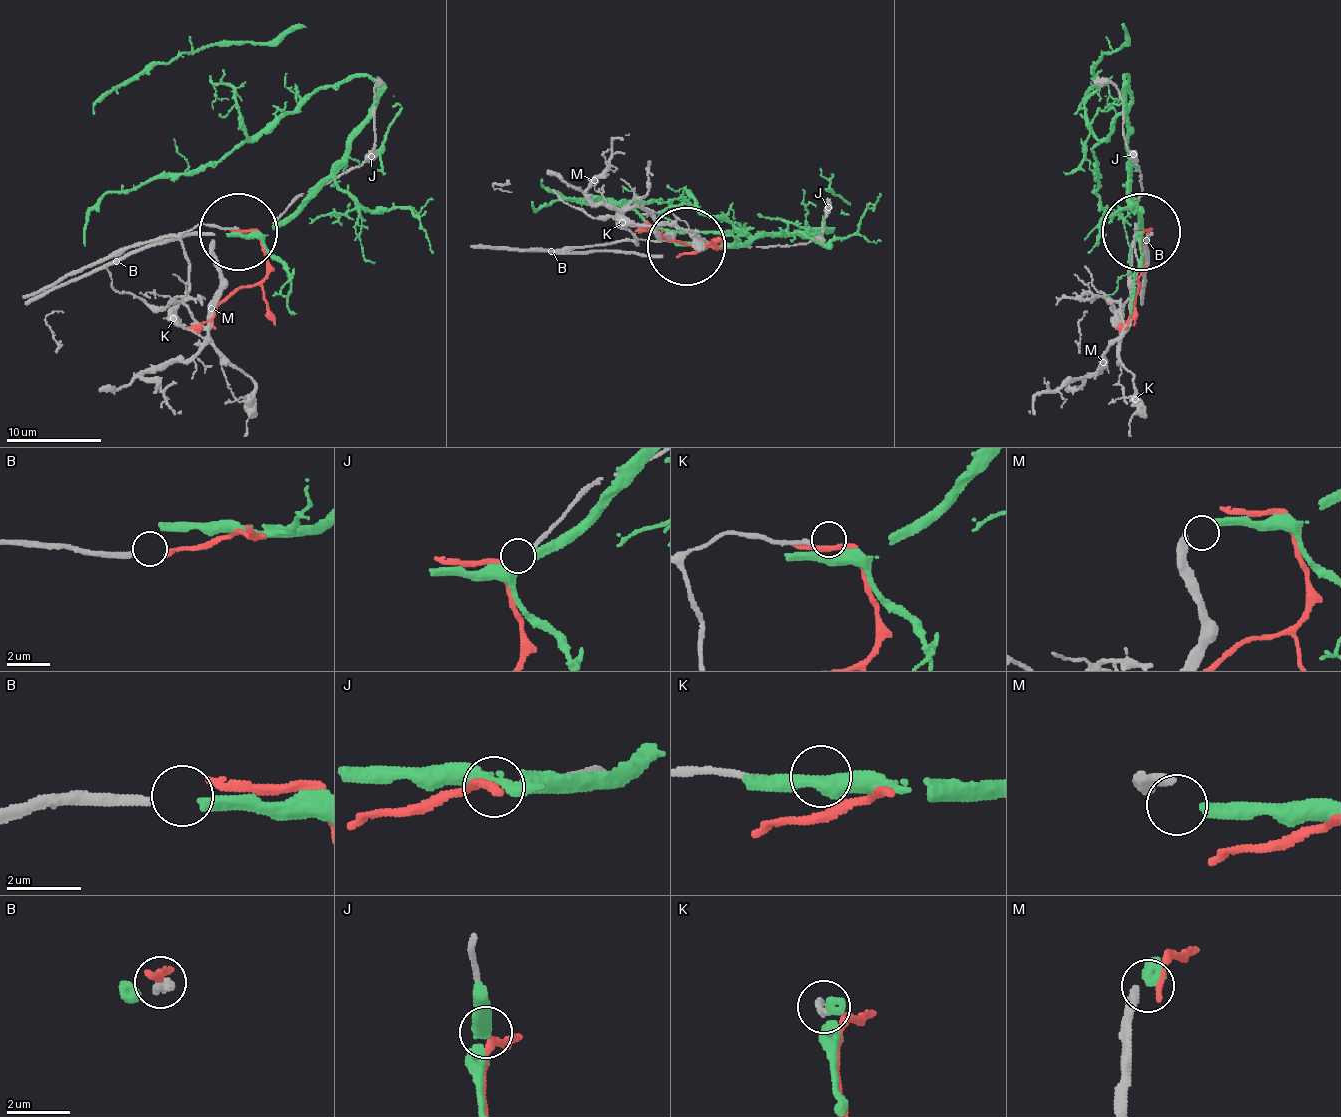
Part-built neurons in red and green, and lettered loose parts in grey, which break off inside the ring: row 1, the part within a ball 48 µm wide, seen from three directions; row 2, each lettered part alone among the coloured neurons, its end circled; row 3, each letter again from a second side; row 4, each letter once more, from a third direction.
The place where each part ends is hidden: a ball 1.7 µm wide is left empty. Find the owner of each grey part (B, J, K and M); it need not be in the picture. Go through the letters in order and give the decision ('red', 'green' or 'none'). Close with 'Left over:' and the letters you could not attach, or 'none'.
B: none
J: red
K: none
M: green
Left over: B, K

